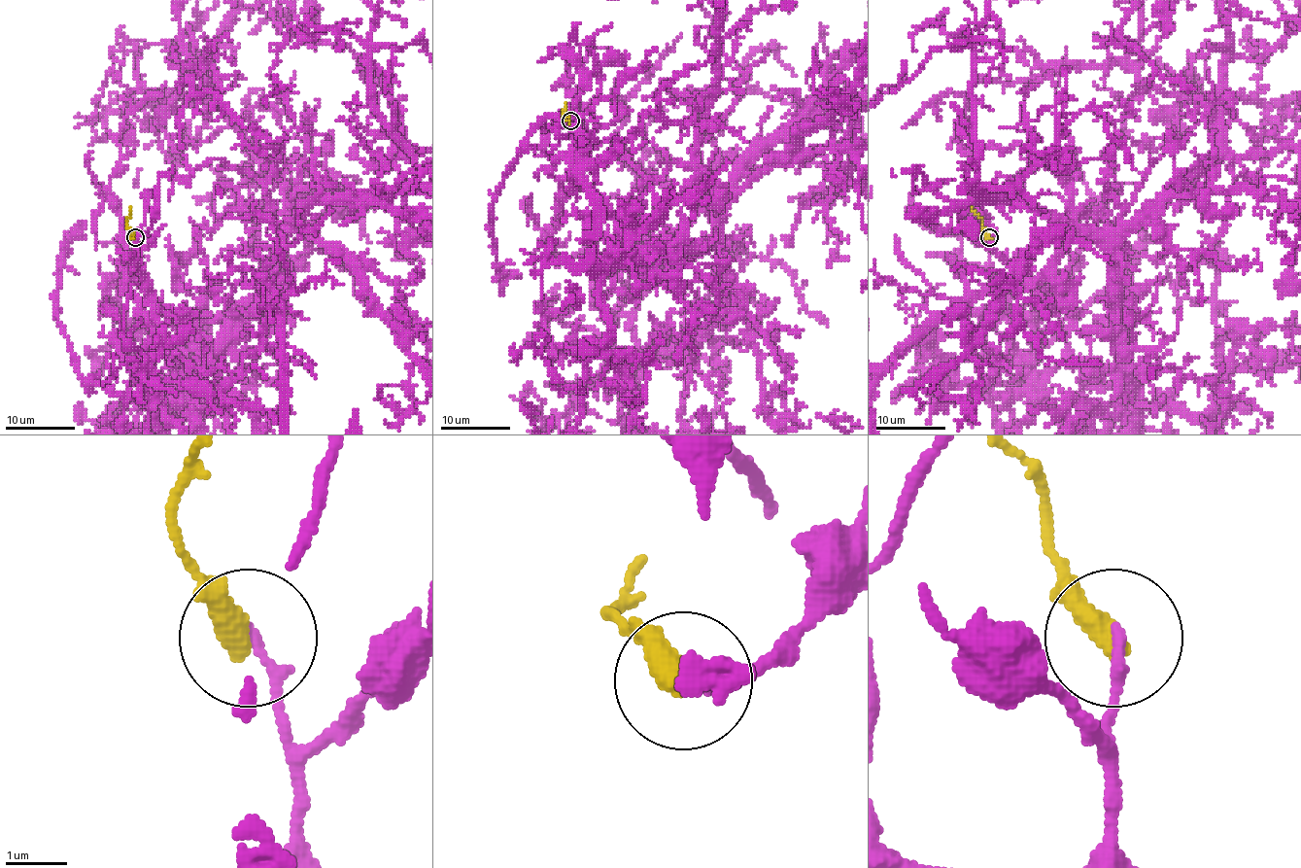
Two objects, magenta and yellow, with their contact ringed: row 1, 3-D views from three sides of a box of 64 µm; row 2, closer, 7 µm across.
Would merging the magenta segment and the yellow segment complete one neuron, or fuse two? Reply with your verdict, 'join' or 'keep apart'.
keep apart

